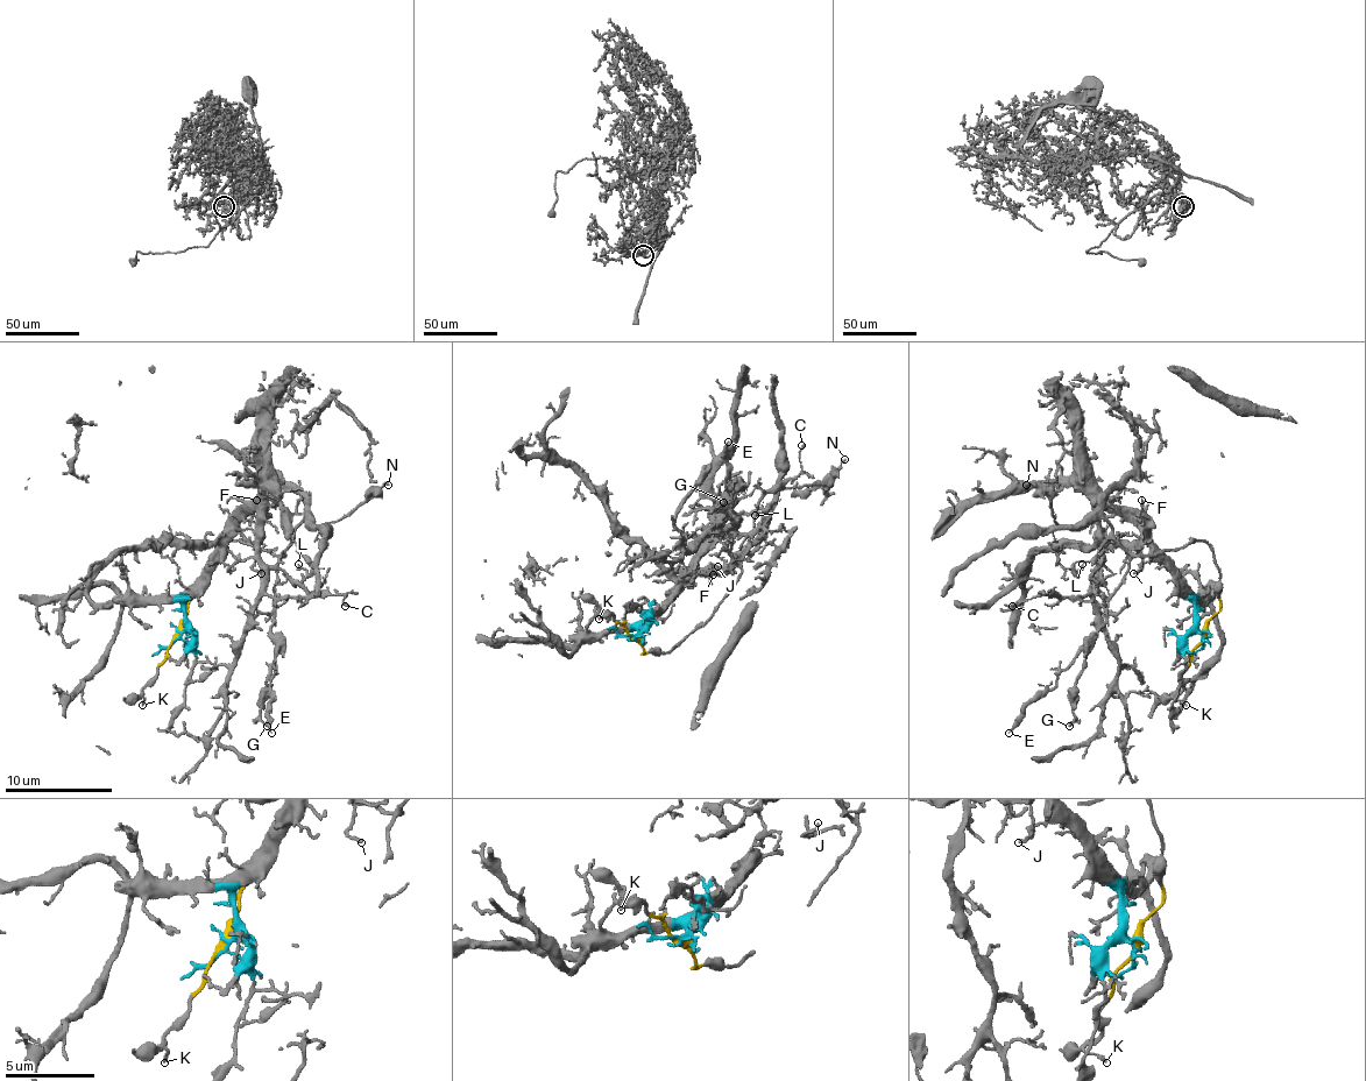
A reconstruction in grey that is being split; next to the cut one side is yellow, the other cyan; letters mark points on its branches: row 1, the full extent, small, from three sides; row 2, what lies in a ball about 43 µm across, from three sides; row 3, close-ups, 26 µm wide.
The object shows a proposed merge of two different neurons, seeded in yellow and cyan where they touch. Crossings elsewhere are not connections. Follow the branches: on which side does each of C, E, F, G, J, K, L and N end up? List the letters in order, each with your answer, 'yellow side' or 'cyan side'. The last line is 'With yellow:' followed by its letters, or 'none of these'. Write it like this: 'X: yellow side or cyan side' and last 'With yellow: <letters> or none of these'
C: cyan side
E: yellow side
F: cyan side
G: yellow side
J: cyan side
K: yellow side
L: yellow side
N: yellow side
With yellow: E, G, K, L, N

